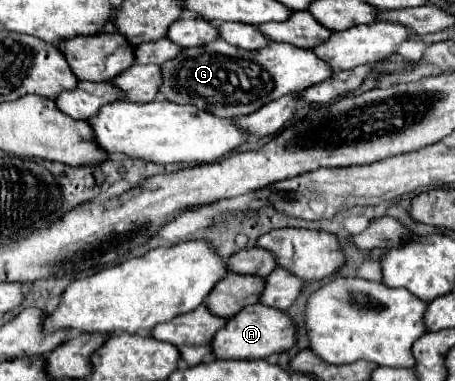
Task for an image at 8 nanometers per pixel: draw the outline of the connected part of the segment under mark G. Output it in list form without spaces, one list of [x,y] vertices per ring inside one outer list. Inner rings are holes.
[[[219,38],[199,48],[187,48],[177,58],[165,62],[161,94],[171,102],[195,104],[221,116],[245,116],[275,98],[321,84],[329,76],[329,64],[317,58],[313,50],[285,42],[271,42],[261,50],[243,50]]]

